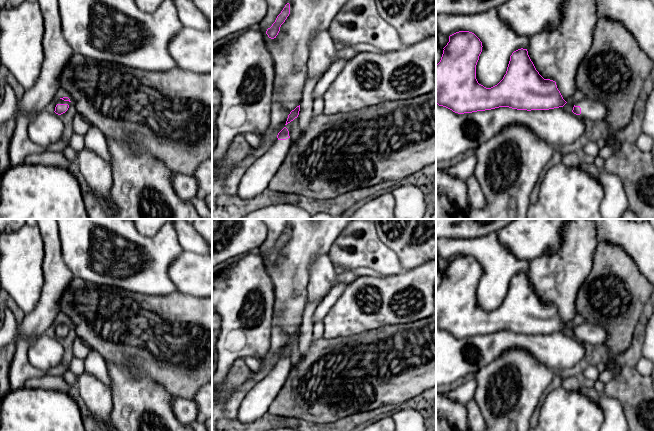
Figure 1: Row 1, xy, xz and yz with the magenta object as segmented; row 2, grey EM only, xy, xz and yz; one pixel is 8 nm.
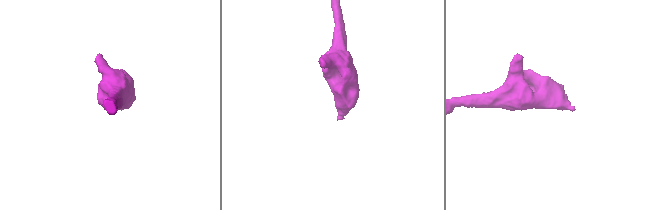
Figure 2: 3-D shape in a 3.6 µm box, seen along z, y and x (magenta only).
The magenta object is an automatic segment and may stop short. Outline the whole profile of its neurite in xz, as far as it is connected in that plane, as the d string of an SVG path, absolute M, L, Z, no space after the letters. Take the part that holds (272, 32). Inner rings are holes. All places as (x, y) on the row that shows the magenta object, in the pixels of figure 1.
M287 3L281 13L277 16L275 22L272 24L270 28L267 29L266 34L269 38L274 39L278 35L280 31L281 25L285 22L287 17L290 14L290 4Z

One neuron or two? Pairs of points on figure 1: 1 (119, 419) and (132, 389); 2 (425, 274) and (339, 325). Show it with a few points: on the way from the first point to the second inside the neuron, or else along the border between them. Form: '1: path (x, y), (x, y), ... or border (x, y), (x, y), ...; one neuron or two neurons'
1: path (126, 412), (132, 406), (132, 396); one neuron
2: path (401, 286), (390, 294), (378, 316), (363, 317); one neuron

